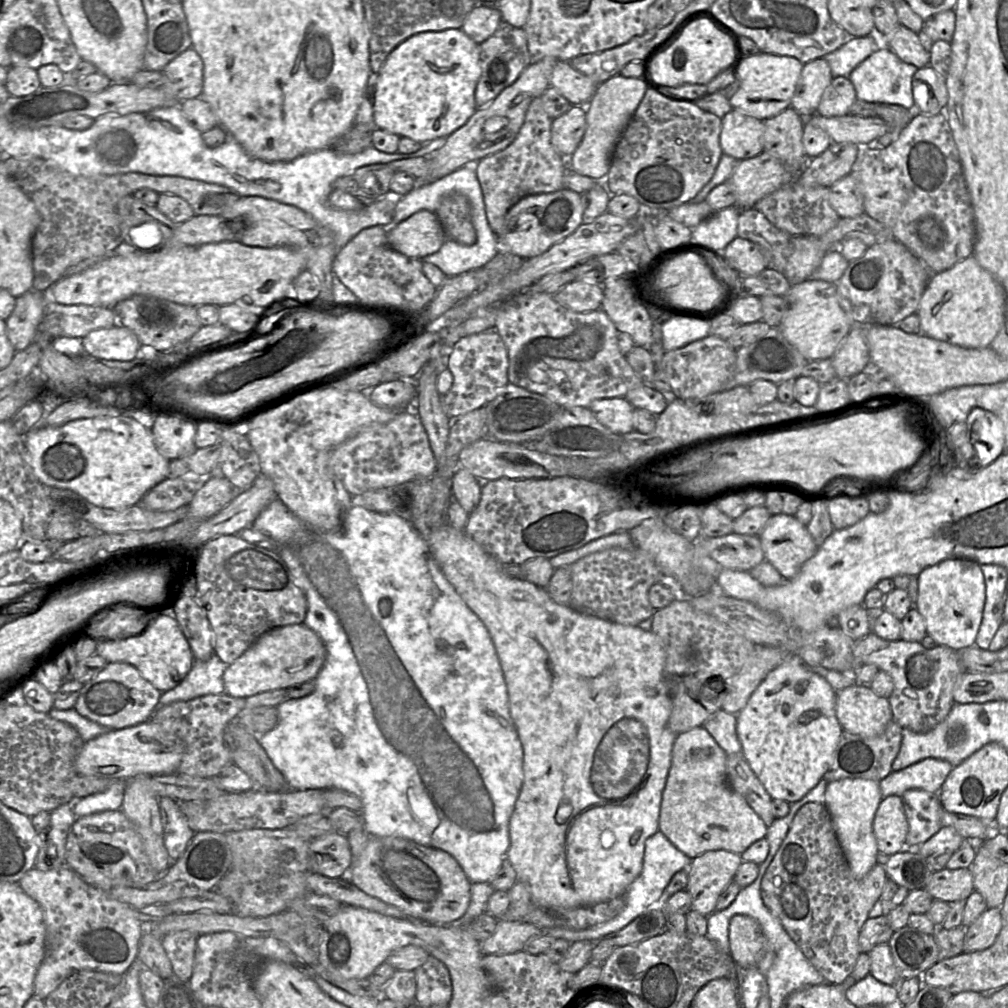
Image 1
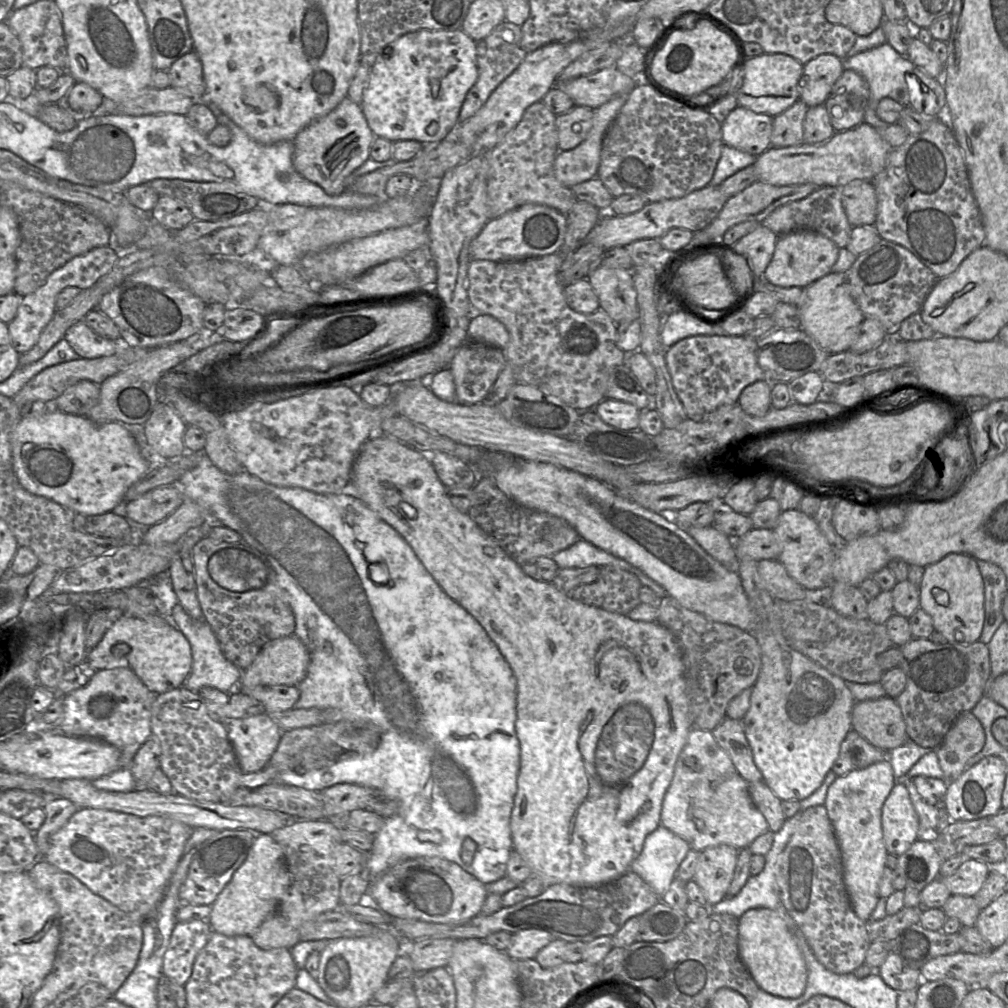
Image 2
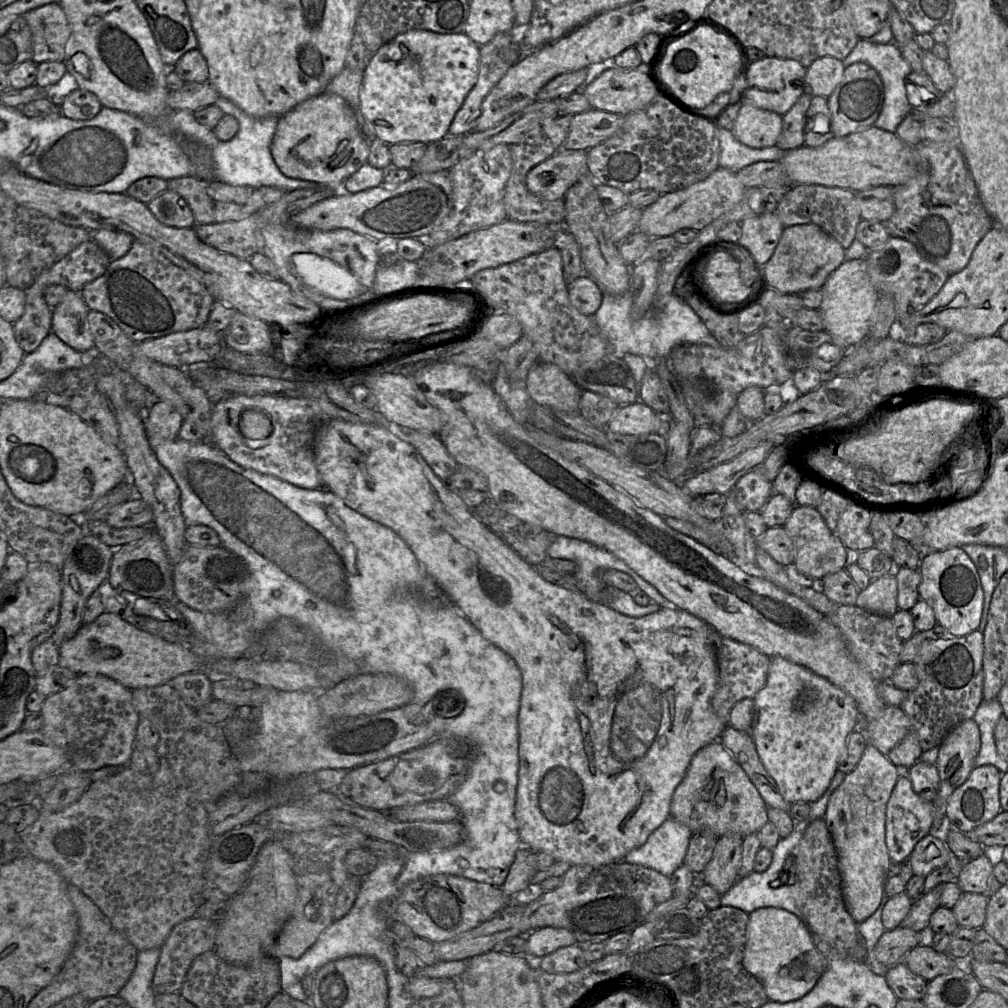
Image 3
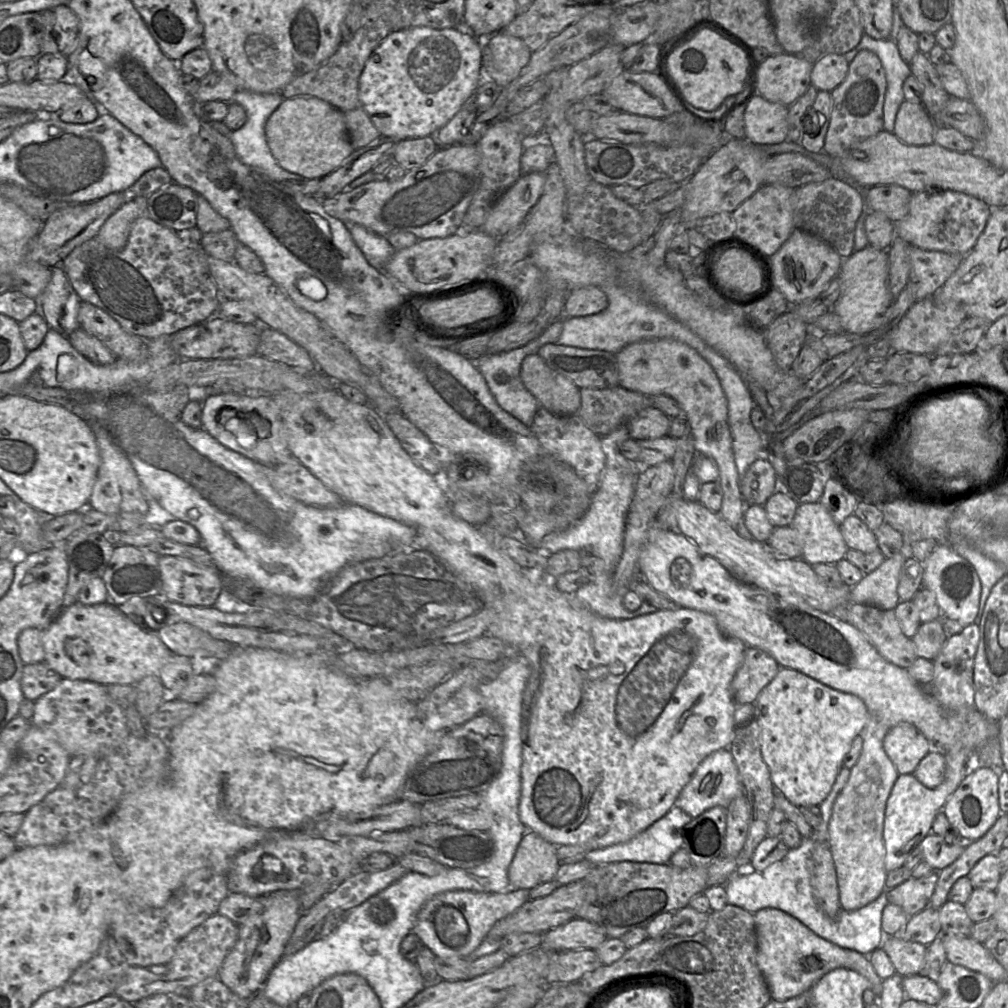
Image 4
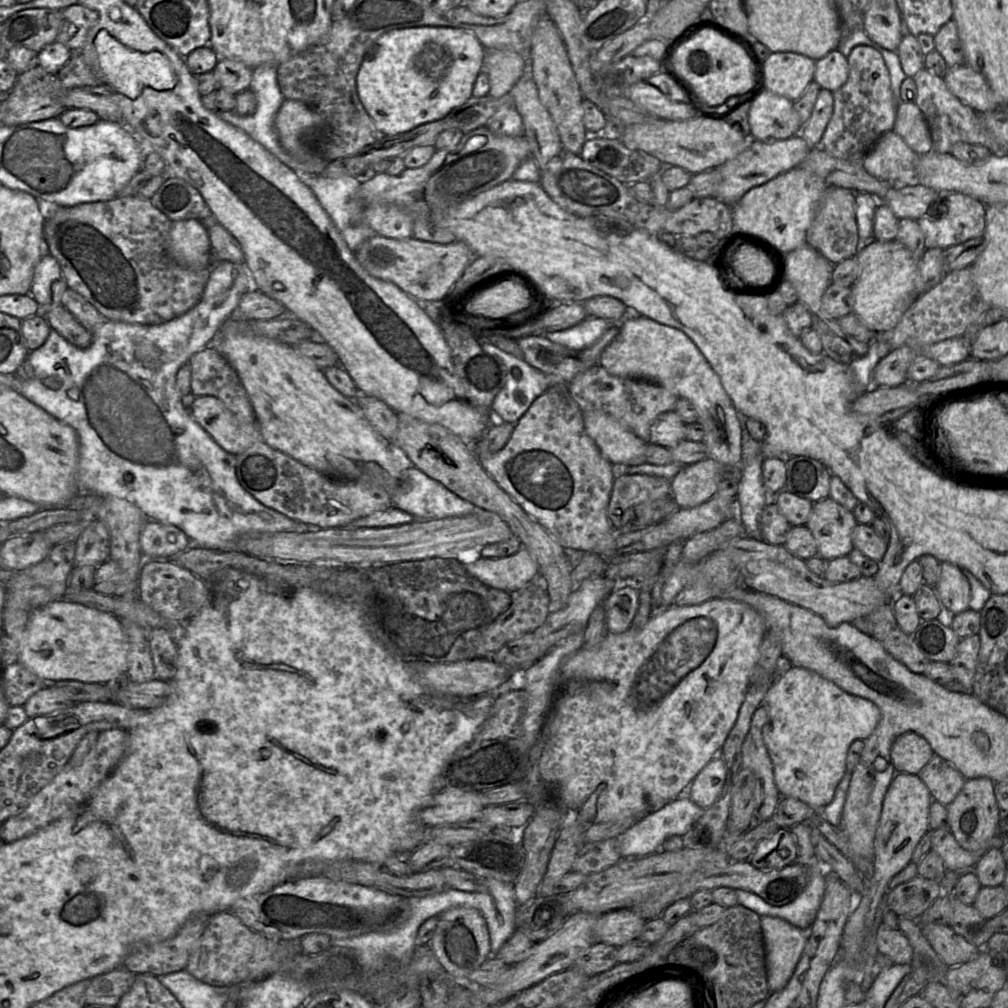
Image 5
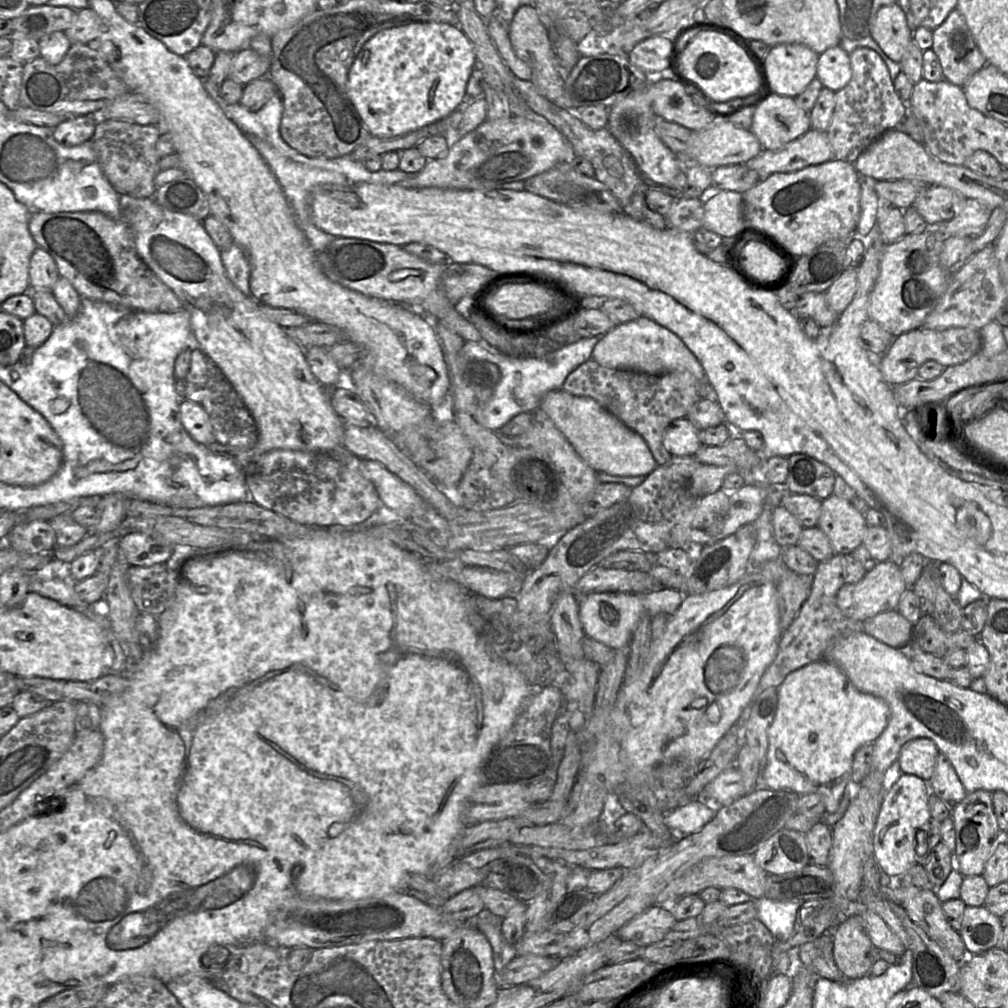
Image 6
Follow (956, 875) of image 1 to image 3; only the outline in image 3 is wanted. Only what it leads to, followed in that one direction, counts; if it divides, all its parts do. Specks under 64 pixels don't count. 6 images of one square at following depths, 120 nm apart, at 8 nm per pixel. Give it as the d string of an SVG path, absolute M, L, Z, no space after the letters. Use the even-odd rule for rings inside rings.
M982 855L963 865L956 881L963 893L988 893L988 881L994 864L986 855Z

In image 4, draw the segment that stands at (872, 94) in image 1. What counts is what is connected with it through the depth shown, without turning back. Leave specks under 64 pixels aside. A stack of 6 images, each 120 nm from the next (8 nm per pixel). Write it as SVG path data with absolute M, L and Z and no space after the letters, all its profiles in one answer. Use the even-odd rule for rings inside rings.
M864 33L858 45L844 54L846 61L850 63L861 50L875 53L885 70L884 130L893 132L897 112L905 100L903 84L911 75L910 64L902 59L896 41L891 39L877 40Z

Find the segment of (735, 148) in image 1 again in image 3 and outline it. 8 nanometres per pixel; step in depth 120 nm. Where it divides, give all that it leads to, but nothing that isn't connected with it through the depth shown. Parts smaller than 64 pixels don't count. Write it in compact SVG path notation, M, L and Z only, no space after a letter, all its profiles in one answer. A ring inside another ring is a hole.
M743 102L733 130L735 137L752 148L776 145L783 128L781 115Z

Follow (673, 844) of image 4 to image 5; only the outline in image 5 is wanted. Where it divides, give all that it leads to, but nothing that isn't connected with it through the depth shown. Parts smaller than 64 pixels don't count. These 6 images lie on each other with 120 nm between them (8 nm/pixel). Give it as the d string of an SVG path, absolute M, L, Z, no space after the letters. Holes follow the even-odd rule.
M681 797L667 804L659 811L645 816L629 830L617 837L621 859L645 857L656 853L660 850L666 838L686 834L704 812L705 810L695 804L690 798Z

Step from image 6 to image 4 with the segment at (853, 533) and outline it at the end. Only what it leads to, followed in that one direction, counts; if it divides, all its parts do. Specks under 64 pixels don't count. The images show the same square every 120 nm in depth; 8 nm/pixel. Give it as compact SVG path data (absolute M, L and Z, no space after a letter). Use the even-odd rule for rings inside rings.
M820 501L799 504L791 526L800 537L802 559L809 564L836 564L845 558L849 548L840 525Z

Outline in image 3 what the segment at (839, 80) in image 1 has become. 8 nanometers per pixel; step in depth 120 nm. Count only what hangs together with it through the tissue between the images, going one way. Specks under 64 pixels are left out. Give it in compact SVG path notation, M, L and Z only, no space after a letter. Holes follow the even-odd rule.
M863 62L847 66L842 81L828 97L834 137L844 137L874 126L881 112L883 102L884 85L878 72Z

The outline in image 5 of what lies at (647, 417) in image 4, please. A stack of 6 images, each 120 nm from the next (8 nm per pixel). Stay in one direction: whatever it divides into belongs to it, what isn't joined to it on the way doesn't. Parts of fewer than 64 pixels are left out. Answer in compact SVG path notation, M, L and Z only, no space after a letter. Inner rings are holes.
M674 411L659 414L651 426L651 444L671 449L684 439L685 423Z

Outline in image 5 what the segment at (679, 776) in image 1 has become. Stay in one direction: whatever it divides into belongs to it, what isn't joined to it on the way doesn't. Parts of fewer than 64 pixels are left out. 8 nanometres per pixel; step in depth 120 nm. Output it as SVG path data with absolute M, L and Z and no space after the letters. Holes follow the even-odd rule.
M713 757L694 778L685 795L704 810L719 798L726 781L727 768L723 758Z

